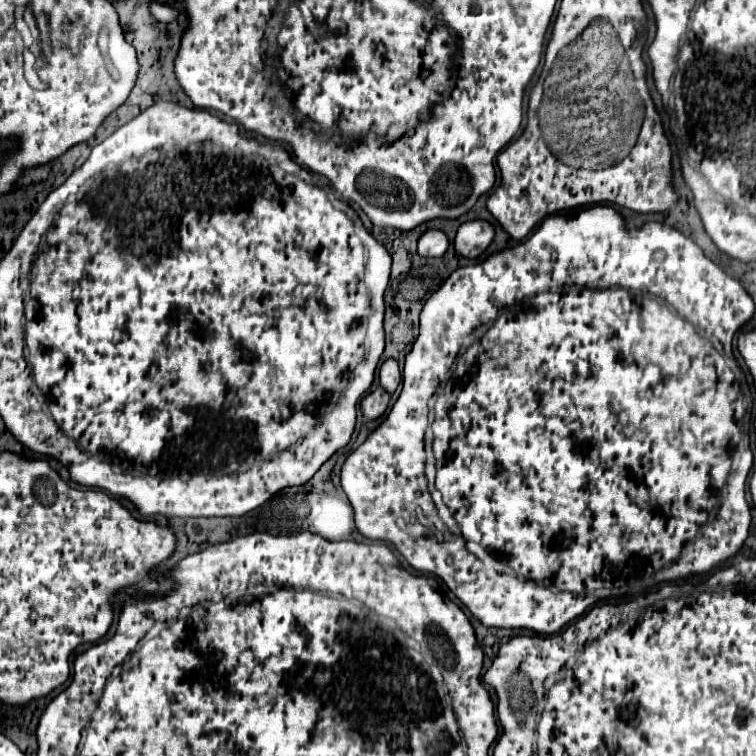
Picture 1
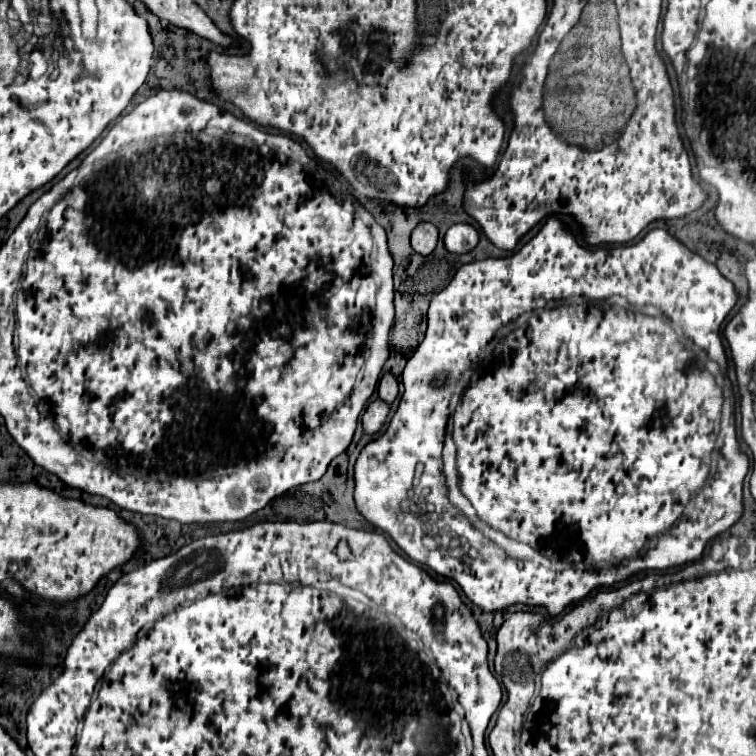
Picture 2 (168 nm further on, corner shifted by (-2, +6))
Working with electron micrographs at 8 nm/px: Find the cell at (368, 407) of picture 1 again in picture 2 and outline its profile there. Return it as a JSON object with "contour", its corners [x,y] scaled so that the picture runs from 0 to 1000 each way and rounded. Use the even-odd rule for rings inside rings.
{"contour":[[[503,528],[492,530],[492,533],[484,538],[481,549],[479,549],[481,573],[484,573],[484,575],[497,575],[497,573],[505,567],[505,562],[508,562],[508,557],[511,557],[511,552],[513,552],[513,544],[516,544],[516,538],[513,538],[508,530],[503,530]]]}

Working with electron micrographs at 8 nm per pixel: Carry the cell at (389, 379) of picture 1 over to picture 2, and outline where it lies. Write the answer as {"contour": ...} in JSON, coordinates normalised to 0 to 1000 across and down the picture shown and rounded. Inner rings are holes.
{"contour":[[[508,493],[505,501],[503,501],[503,509],[500,509],[500,525],[508,533],[519,536],[524,522],[526,522],[526,504],[524,504],[524,499],[519,493]]]}

